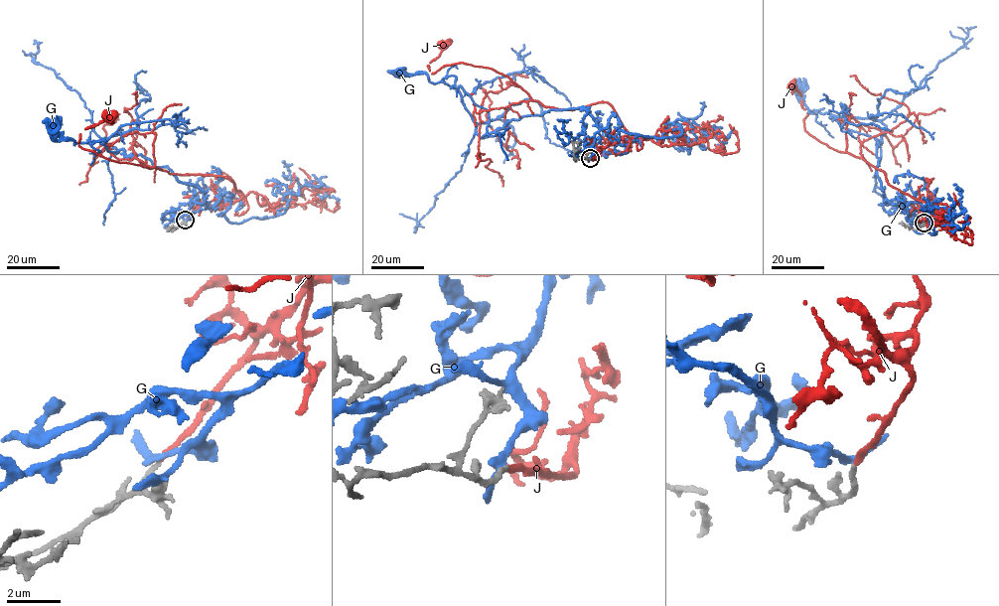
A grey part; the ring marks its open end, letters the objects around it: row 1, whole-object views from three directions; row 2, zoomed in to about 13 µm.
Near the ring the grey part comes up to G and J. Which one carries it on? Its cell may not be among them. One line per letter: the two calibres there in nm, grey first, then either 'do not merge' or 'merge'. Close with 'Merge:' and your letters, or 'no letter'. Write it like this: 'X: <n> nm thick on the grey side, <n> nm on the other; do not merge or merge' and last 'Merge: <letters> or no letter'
G: 180 nm thick on the grey side, 240 nm on the other; do not merge
J: 180 nm thick on the grey side, 190 nm on the other; merge
Merge: J

